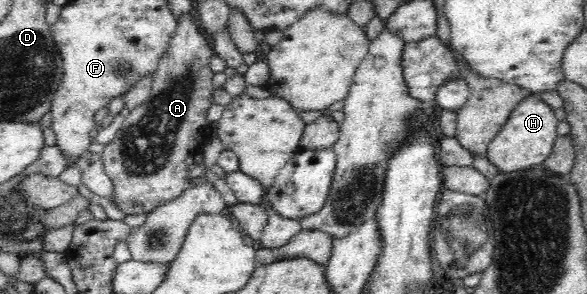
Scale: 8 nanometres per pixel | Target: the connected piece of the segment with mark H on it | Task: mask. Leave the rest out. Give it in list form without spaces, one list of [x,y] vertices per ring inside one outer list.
[[[533,93],[512,111],[503,129],[489,142],[486,157],[501,173],[521,172],[536,168],[553,151],[557,141],[557,118],[554,109]]]

